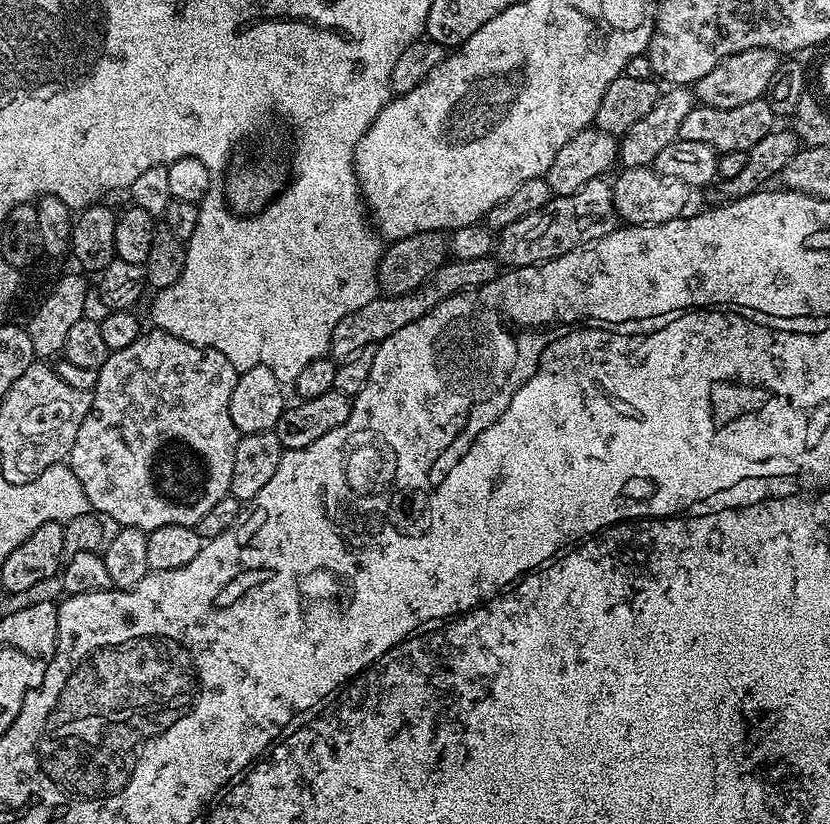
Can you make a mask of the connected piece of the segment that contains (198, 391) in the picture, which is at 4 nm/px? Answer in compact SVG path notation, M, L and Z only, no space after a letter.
M166 330L145 331L126 350L109 352L106 362L99 368L98 382L90 392L92 405L78 426L78 438L74 438L74 446L70 457L70 466L74 470L74 478L82 482L82 490L86 490L89 509L100 516L109 516L118 522L121 528L137 528L150 533L158 530L158 526L194 526L207 512L222 502L222 498L230 493L230 474L234 474L234 450L242 433L234 426L230 418L230 394L234 394L234 382L238 375L236 367L213 348L199 348L182 338L174 338Z

